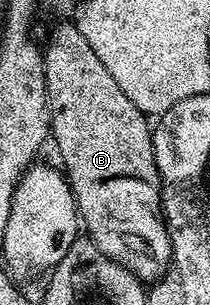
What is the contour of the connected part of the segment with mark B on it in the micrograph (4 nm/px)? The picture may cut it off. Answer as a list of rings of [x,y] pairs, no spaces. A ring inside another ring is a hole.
[[[74,21],[57,23],[52,28],[51,39],[47,46],[45,44],[42,53],[51,117],[50,137],[53,142],[55,140],[55,146],[59,149],[58,161],[75,194],[82,229],[91,243],[105,252],[105,256],[121,264],[130,274],[138,276],[140,282],[153,283],[168,273],[173,259],[167,222],[163,219],[161,184],[151,143],[153,130],[149,125],[148,115],[141,113],[137,104],[133,104],[133,100],[129,100],[129,96],[125,96],[125,92],[117,88],[117,80],[109,76],[105,64],[101,64],[97,52],[89,48],[89,40],[81,36]]]

